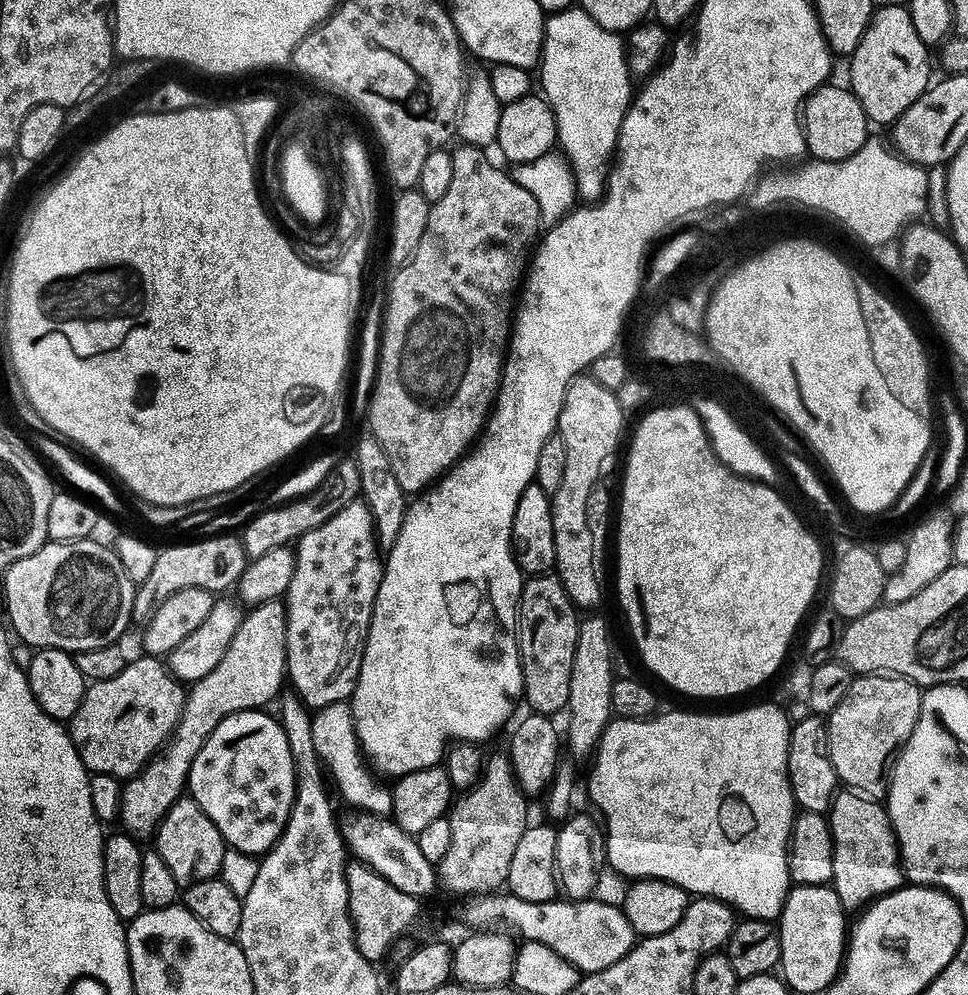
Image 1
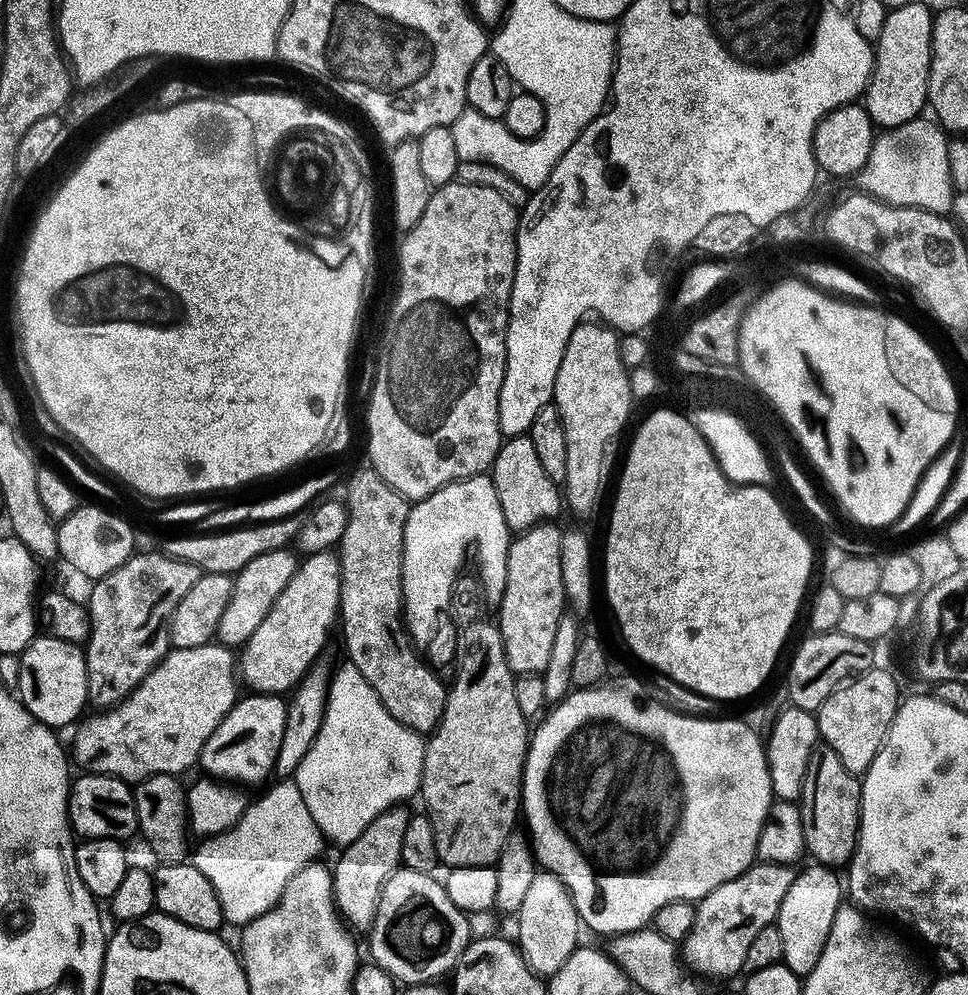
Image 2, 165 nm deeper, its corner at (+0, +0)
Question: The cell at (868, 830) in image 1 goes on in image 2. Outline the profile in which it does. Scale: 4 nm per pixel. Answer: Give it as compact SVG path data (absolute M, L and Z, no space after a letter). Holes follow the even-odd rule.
M826 746L817 747L810 758L804 793L800 795L798 807L802 814L802 826L806 830L807 855L813 856L817 865L833 870L847 869L860 837L861 777L850 774L834 750Z

